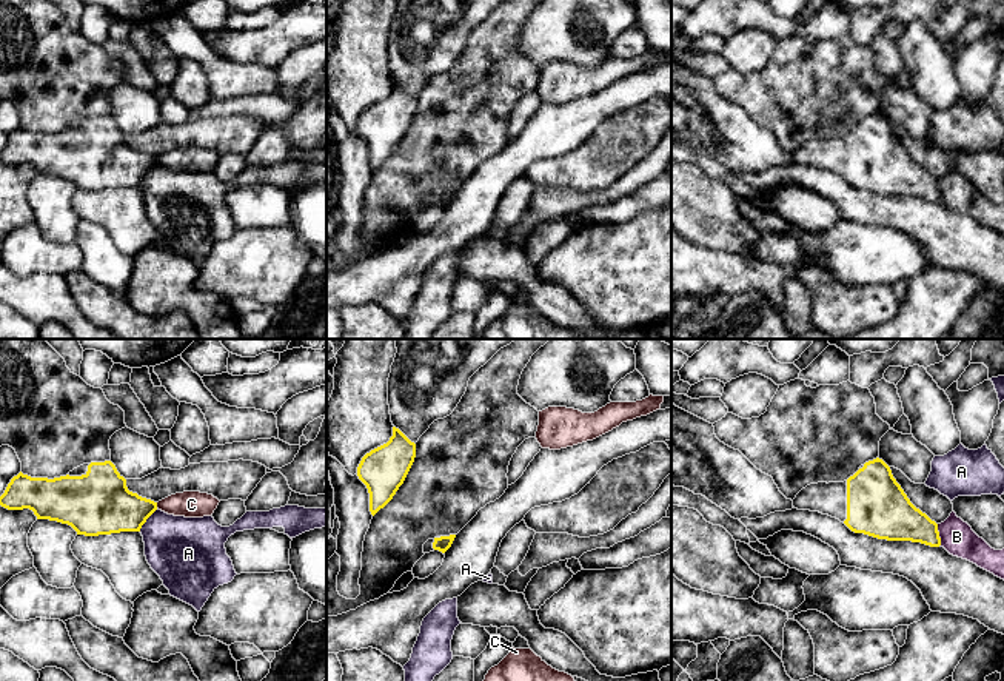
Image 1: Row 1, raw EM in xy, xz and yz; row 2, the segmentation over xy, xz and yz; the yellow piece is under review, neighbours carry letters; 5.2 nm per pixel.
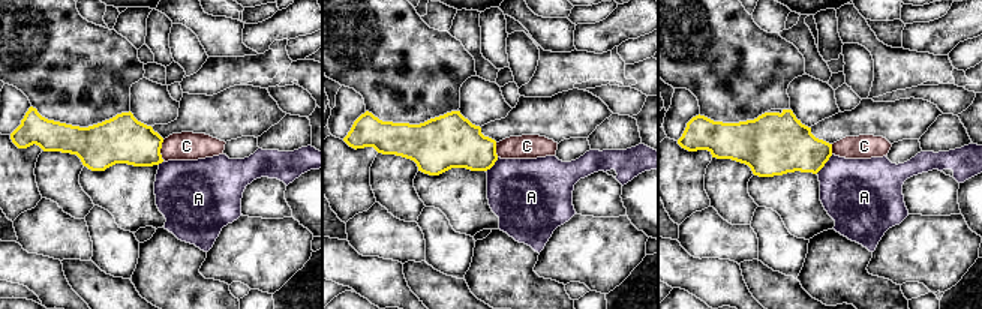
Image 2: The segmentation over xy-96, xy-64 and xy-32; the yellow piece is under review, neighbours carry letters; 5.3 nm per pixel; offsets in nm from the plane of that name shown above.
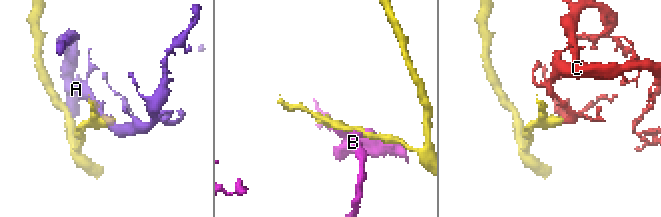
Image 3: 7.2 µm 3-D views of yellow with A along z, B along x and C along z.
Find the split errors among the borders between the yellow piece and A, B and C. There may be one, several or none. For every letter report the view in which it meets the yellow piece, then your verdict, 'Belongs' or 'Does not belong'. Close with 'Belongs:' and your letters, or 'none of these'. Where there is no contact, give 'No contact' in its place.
A: Touches yellow in xy. Does not belong
B: Touches yellow in yz. Does not belong
C: Touches yellow in xy. Does not belong
Belongs: none of these

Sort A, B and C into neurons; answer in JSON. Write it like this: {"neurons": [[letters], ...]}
{"neurons": [["A"], ["B"], ["C"]]}

